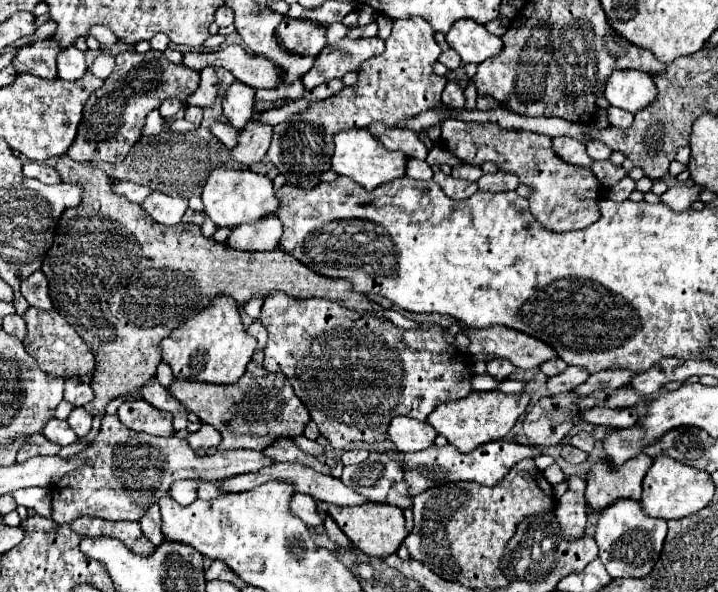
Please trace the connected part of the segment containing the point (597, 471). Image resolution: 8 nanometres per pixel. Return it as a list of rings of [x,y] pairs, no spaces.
[[[645,453],[635,455],[621,467],[615,467],[609,459],[597,461],[587,473],[587,505],[599,511],[603,509],[603,505],[611,505],[611,501],[617,501],[619,497],[639,499],[641,481],[651,465],[653,459]]]

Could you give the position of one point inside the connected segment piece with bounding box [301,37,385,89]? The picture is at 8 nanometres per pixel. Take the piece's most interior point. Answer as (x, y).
(348, 55)

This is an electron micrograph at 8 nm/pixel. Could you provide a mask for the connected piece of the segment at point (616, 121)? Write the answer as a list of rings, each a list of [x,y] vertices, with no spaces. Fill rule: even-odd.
[[[609,105],[607,107],[607,119],[609,119],[609,125],[613,125],[613,127],[627,127],[627,125],[631,125],[633,115],[627,113],[625,109]]]

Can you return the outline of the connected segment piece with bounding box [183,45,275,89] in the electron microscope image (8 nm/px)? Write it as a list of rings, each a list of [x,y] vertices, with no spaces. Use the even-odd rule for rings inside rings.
[[[227,45],[215,53],[185,53],[183,65],[197,71],[207,65],[225,67],[249,87],[275,89],[275,65],[271,65],[271,61],[263,61],[263,57],[249,55],[239,45]]]

